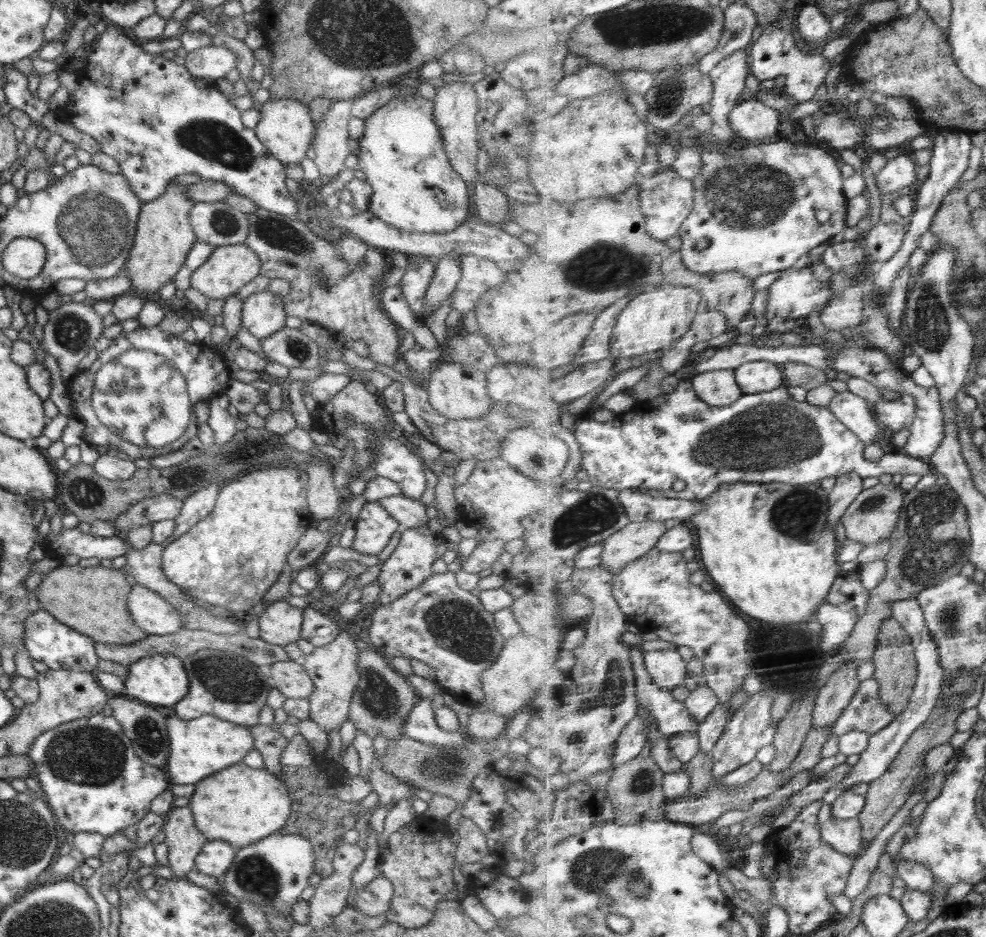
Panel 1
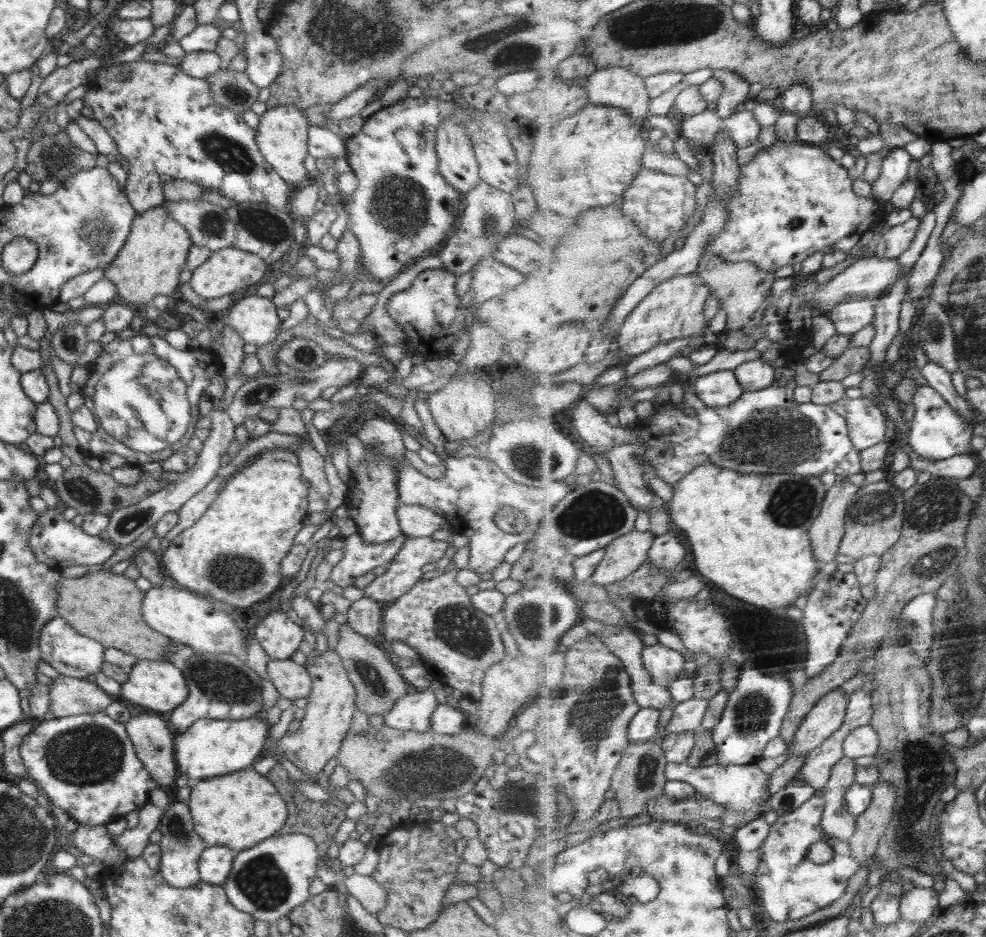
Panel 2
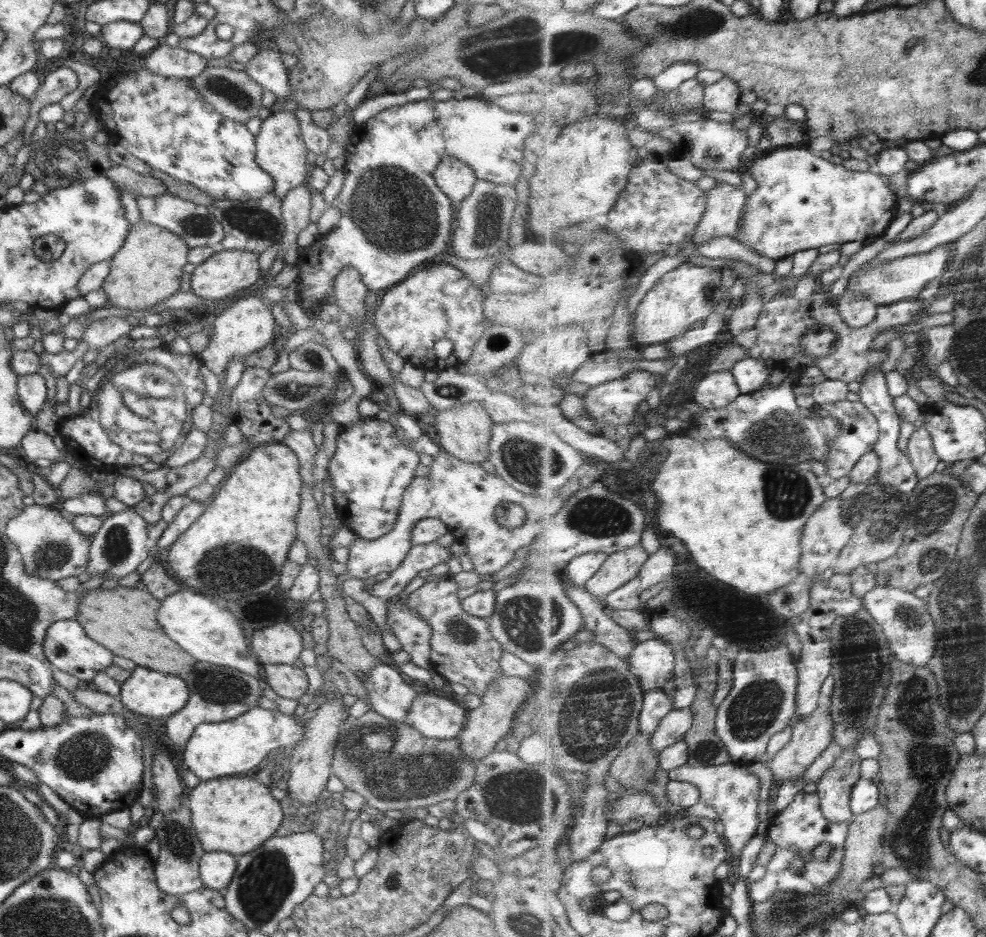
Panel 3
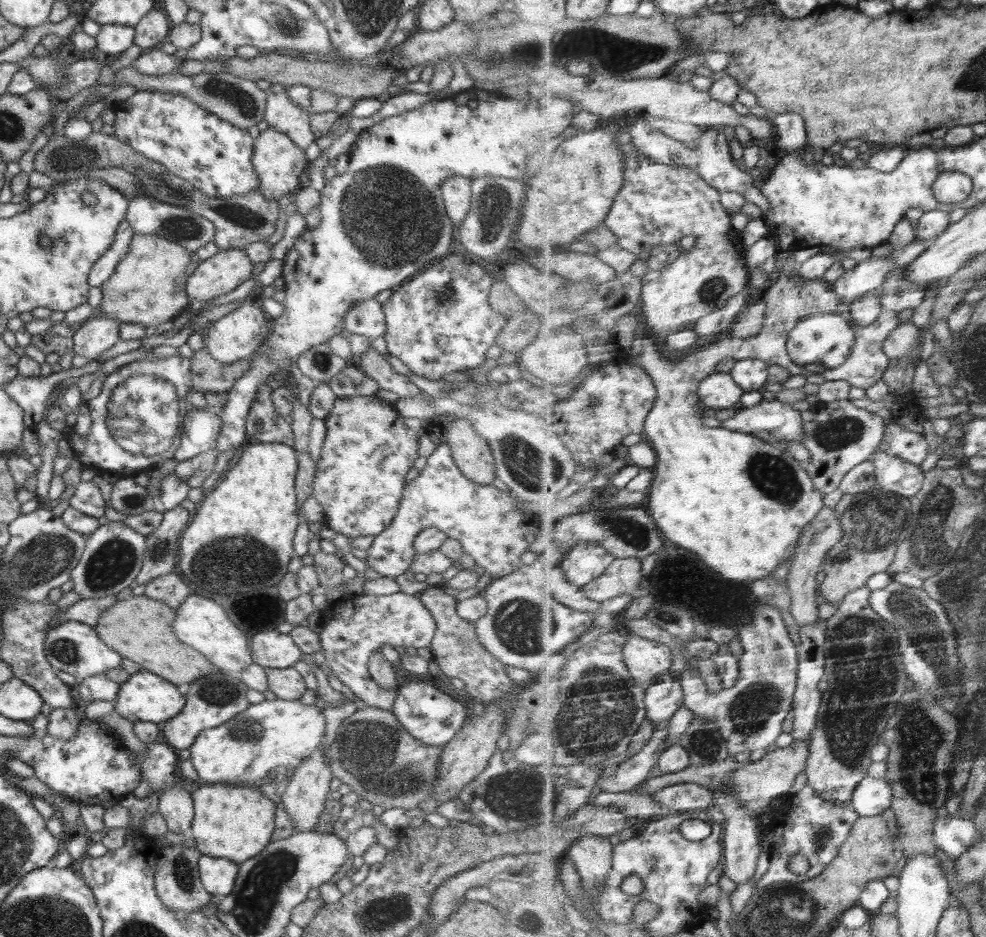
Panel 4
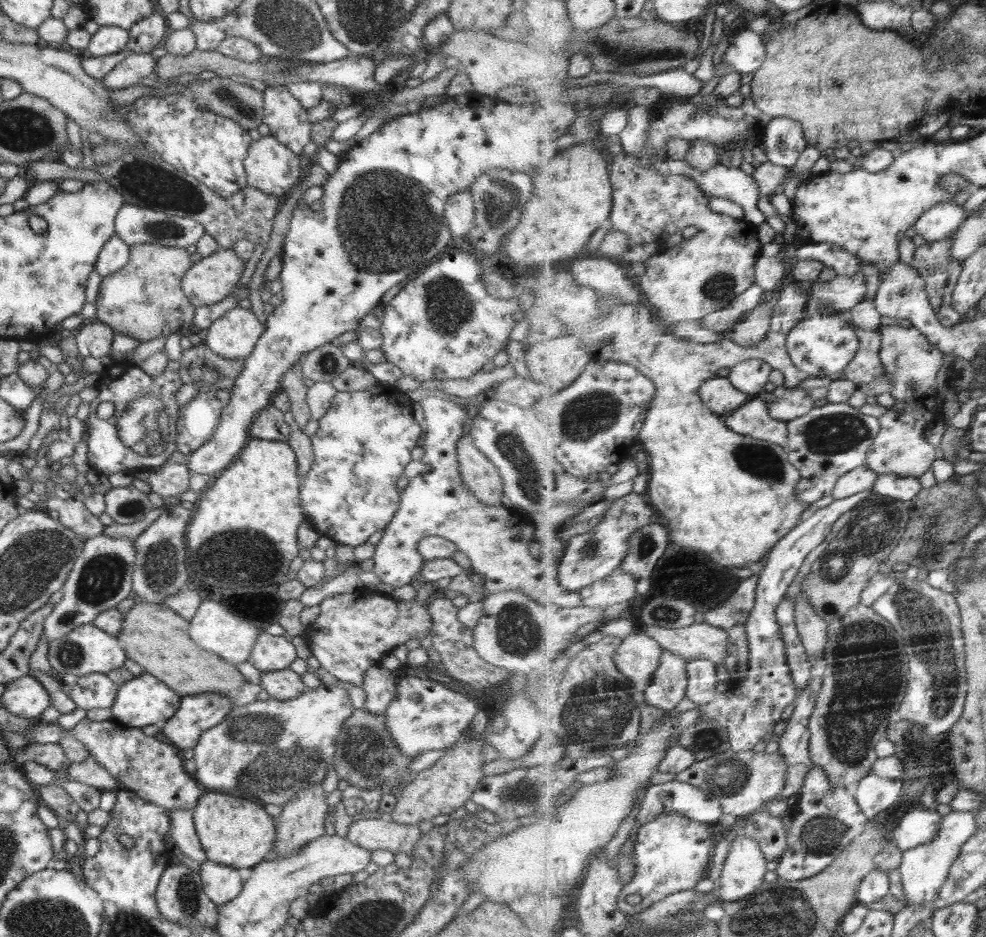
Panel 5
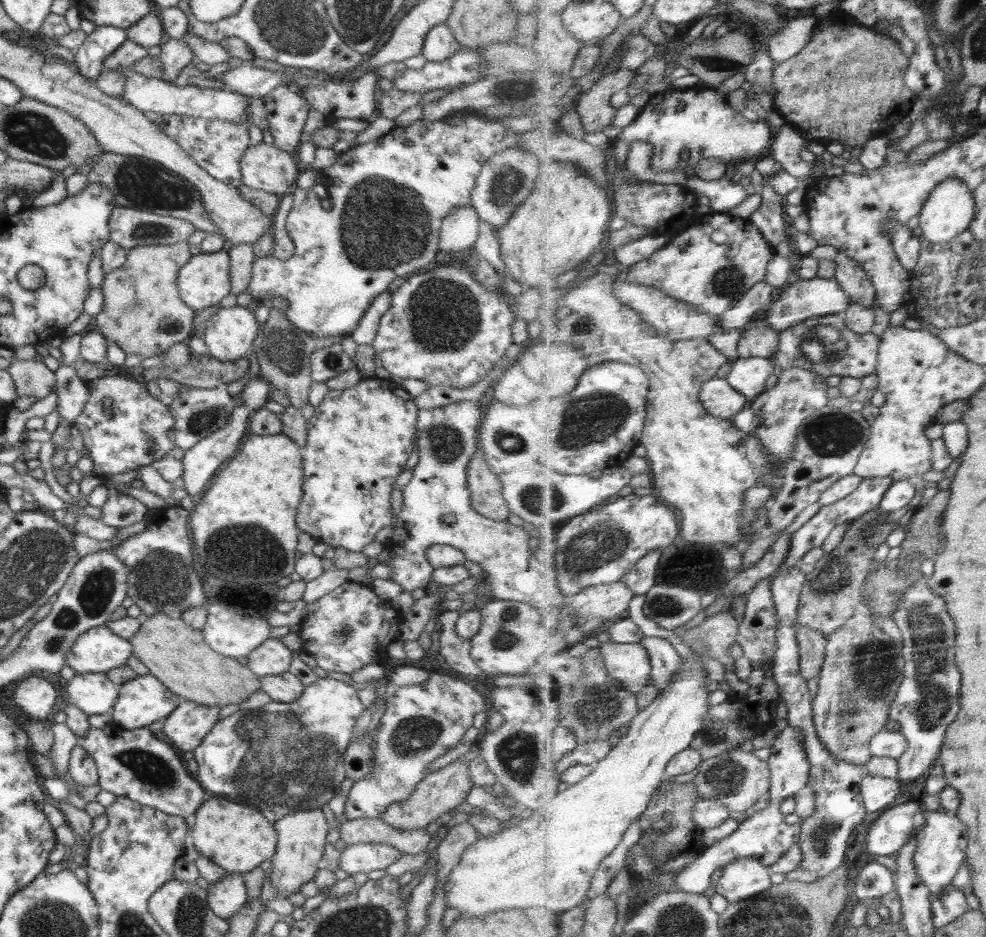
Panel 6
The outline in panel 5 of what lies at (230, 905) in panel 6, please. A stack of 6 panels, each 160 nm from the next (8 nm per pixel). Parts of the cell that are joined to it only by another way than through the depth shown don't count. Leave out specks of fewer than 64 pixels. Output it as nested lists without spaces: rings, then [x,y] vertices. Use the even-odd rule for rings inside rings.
[[[206,859],[200,864],[202,890],[216,906],[234,900],[242,890],[244,880],[238,869]]]

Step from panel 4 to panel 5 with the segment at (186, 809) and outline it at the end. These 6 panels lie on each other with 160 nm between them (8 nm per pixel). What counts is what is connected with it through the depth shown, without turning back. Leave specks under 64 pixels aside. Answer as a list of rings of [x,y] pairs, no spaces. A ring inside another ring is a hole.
[[[170,809],[169,815],[171,820],[169,836],[174,839],[176,847],[188,858],[200,864],[204,862],[207,856],[195,831],[193,811]]]

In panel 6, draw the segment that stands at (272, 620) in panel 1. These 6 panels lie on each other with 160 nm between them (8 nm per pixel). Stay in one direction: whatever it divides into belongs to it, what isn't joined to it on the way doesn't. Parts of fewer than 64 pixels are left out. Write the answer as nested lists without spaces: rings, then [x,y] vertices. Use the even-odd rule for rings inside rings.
[[[268,637],[248,656],[247,667],[259,677],[279,675],[289,670],[292,651],[279,639]]]

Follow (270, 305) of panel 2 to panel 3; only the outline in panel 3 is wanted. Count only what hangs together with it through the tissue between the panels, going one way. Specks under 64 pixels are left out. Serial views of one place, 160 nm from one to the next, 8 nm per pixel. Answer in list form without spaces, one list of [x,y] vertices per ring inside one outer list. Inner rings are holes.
[[[251,296],[240,298],[233,306],[221,311],[217,311],[216,320],[210,330],[209,345],[206,350],[198,354],[201,364],[209,368],[219,378],[223,387],[226,376],[226,367],[234,357],[245,357],[253,352],[263,349],[267,344],[274,342],[277,338],[278,326],[271,310],[269,310],[260,297]]]

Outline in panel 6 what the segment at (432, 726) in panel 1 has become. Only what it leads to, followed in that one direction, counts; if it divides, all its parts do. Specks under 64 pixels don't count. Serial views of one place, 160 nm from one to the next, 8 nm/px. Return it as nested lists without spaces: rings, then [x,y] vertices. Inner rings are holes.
[[[348,580],[318,600],[308,602],[306,607],[308,615],[301,622],[298,630],[301,648],[302,651],[312,654],[317,666],[324,670],[352,675],[375,658],[384,658],[388,644],[400,639],[399,626],[403,622],[402,614],[394,602],[380,598],[369,585]]]

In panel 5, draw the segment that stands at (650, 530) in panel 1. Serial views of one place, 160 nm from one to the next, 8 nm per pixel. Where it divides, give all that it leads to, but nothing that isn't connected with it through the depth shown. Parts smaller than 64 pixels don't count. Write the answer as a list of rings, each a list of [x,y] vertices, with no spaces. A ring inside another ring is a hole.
[[[623,568],[615,570],[611,577],[581,590],[583,604],[590,608],[607,609],[614,604],[622,604],[622,602],[632,603],[632,600],[639,594],[636,592],[638,580],[639,578]]]

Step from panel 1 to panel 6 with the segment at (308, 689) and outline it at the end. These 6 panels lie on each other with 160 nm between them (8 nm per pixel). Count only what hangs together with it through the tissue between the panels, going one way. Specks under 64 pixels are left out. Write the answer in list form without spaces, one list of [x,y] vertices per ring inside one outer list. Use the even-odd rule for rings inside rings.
[[[290,671],[259,677],[261,690],[276,702],[294,702],[304,692],[305,684]]]

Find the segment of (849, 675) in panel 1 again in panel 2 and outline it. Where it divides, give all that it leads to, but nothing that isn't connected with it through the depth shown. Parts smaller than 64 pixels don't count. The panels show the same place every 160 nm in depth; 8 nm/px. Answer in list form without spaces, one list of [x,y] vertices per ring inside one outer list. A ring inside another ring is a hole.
[[[834,689],[828,693],[806,717],[796,735],[793,748],[788,751],[788,756],[808,756],[815,748],[824,744],[839,728],[842,728],[847,719],[849,697],[848,692],[842,689]]]

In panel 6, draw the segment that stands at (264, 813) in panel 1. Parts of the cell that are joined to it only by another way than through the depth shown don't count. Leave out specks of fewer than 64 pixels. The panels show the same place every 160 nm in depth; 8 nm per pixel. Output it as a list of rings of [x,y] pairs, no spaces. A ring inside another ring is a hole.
[[[216,796],[205,800],[195,815],[195,827],[189,833],[196,850],[228,872],[247,874],[275,853],[277,832],[260,811]]]

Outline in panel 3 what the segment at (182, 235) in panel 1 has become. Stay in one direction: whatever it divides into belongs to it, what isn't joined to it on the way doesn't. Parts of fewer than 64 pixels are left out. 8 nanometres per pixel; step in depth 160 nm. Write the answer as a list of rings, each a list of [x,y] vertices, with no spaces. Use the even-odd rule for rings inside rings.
[[[140,221],[129,229],[124,244],[110,261],[110,274],[101,286],[109,302],[118,308],[144,310],[180,291],[189,246],[173,232]]]

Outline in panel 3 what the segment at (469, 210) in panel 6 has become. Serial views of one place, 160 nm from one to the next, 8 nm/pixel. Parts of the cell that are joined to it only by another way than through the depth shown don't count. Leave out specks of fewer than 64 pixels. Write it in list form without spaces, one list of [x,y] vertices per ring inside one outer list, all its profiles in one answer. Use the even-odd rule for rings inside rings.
[[[451,156],[441,158],[433,177],[455,208],[473,191],[477,179],[469,164]]]

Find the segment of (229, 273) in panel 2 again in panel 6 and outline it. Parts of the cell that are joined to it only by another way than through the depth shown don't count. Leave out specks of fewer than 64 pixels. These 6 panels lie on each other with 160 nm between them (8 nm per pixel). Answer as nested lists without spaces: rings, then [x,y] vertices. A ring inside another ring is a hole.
[[[227,251],[200,253],[180,267],[177,287],[180,298],[195,311],[218,305],[231,293],[230,255]]]

